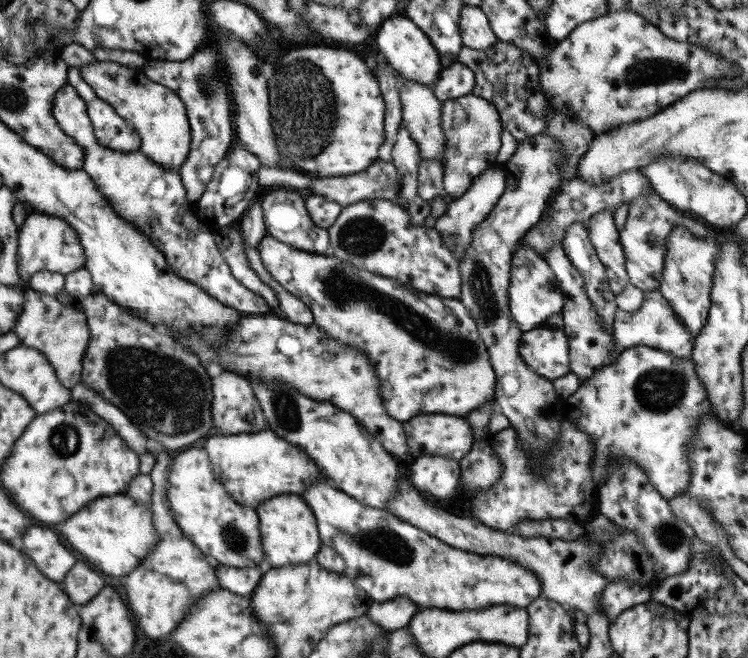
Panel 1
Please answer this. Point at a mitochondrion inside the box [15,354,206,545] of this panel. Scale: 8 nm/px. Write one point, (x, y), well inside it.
(63, 441)

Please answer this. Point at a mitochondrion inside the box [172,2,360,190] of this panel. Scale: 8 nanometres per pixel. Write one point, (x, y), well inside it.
(321, 104)

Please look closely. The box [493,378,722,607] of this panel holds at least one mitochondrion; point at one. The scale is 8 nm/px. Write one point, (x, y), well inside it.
(672, 539)

